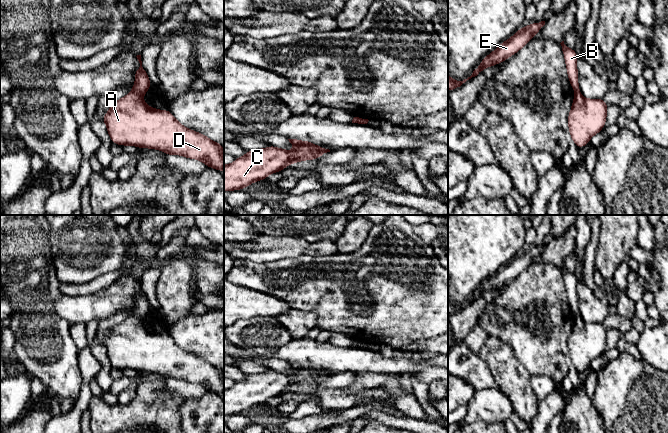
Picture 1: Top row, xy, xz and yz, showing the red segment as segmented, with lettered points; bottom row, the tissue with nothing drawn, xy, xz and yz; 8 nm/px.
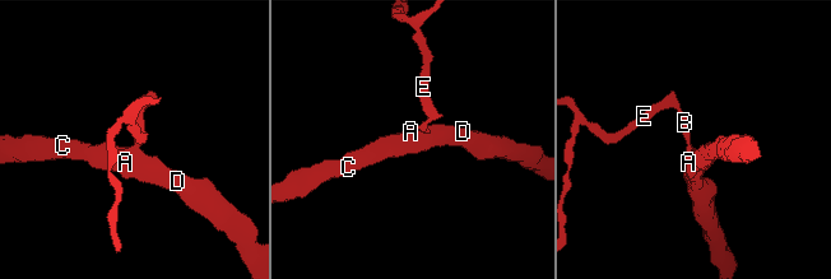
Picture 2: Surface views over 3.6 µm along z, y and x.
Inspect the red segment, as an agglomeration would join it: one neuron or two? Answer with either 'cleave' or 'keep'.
cleave

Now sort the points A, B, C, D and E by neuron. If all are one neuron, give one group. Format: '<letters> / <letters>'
A C D / B E

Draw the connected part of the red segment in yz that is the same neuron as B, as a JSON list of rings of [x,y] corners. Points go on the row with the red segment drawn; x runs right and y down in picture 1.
[[[562,41],[560,44],[562,46],[562,51],[564,53],[568,79],[570,81],[572,89],[574,90],[575,94],[580,93],[580,87],[578,84],[578,69],[576,66],[578,55],[576,54],[574,49],[567,47],[564,44],[564,41]]]

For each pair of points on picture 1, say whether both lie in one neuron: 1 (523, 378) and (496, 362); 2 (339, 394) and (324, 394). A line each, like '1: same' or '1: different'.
1: same
2: same

